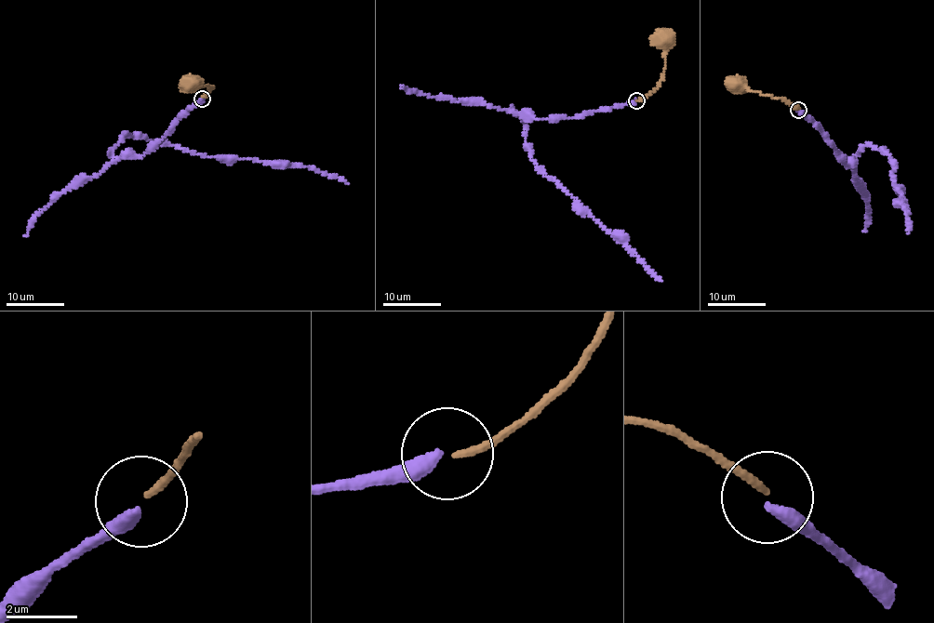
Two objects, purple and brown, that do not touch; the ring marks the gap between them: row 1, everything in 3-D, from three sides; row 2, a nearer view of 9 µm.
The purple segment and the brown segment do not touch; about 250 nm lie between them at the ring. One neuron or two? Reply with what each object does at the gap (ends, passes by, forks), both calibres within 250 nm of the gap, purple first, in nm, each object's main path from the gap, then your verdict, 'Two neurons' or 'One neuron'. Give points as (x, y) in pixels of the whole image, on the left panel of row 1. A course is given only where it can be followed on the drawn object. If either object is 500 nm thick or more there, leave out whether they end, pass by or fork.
At the ring purple ends. At the ring brown ends. Thickness 360 nm (purple) against 180 nm. Course of purple: (202, 99), (142, 154), (131, 158), (110, 154), (123, 134), (140, 134), (204, 156), (309, 165), (349, 184). Course of brown: (202, 97), (206, 96), (210, 86), (183, 85). Two neurons

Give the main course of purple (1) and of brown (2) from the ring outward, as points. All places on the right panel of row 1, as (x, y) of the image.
1: (798, 111), (833, 145), (847, 167), (855, 165), (866, 144), (886, 150), (904, 202), (907, 234)
2: (798, 109), (743, 86), (729, 84)

